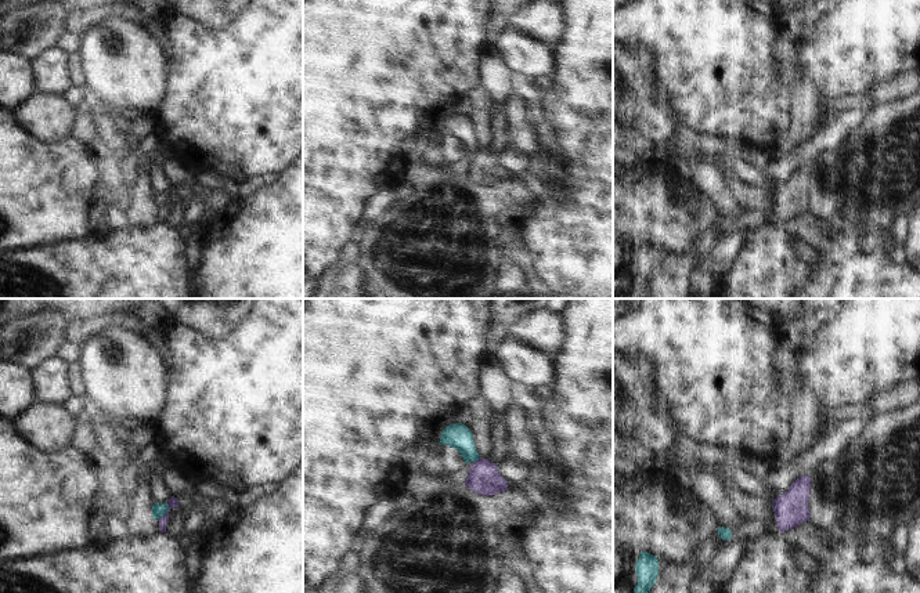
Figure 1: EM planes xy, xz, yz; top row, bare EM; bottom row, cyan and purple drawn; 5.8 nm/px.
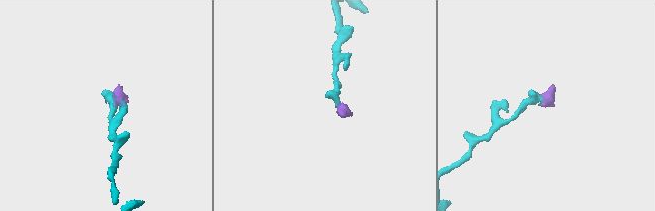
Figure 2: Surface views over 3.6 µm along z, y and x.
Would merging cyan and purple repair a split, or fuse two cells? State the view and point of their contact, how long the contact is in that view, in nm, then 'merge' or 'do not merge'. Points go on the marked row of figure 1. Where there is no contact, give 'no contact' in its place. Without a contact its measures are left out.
contact xy (166, 510); length 110 nm; do not merge

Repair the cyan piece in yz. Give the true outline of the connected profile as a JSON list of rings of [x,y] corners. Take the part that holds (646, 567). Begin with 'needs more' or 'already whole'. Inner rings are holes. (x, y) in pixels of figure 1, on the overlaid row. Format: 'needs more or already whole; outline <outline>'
already whole; outline [[[642,552],[635,564],[638,583],[635,593],[649,593],[659,575],[659,558],[647,552]]]

